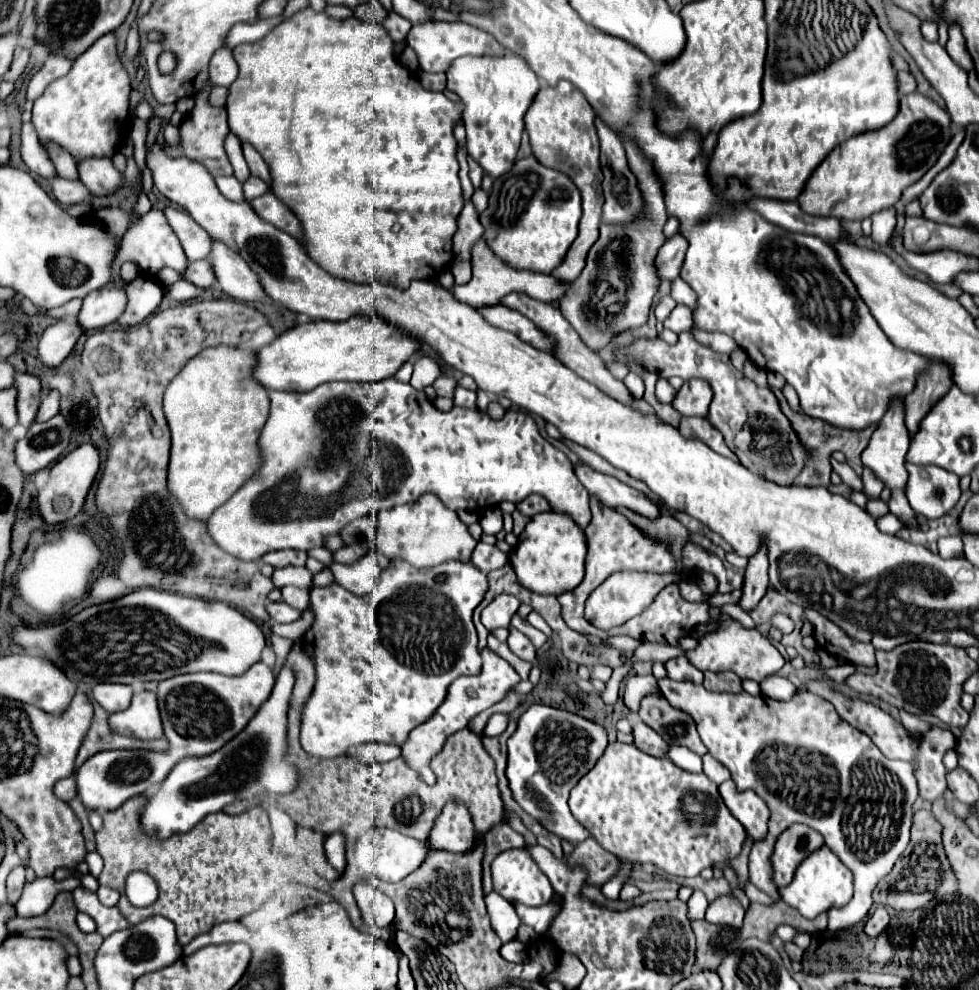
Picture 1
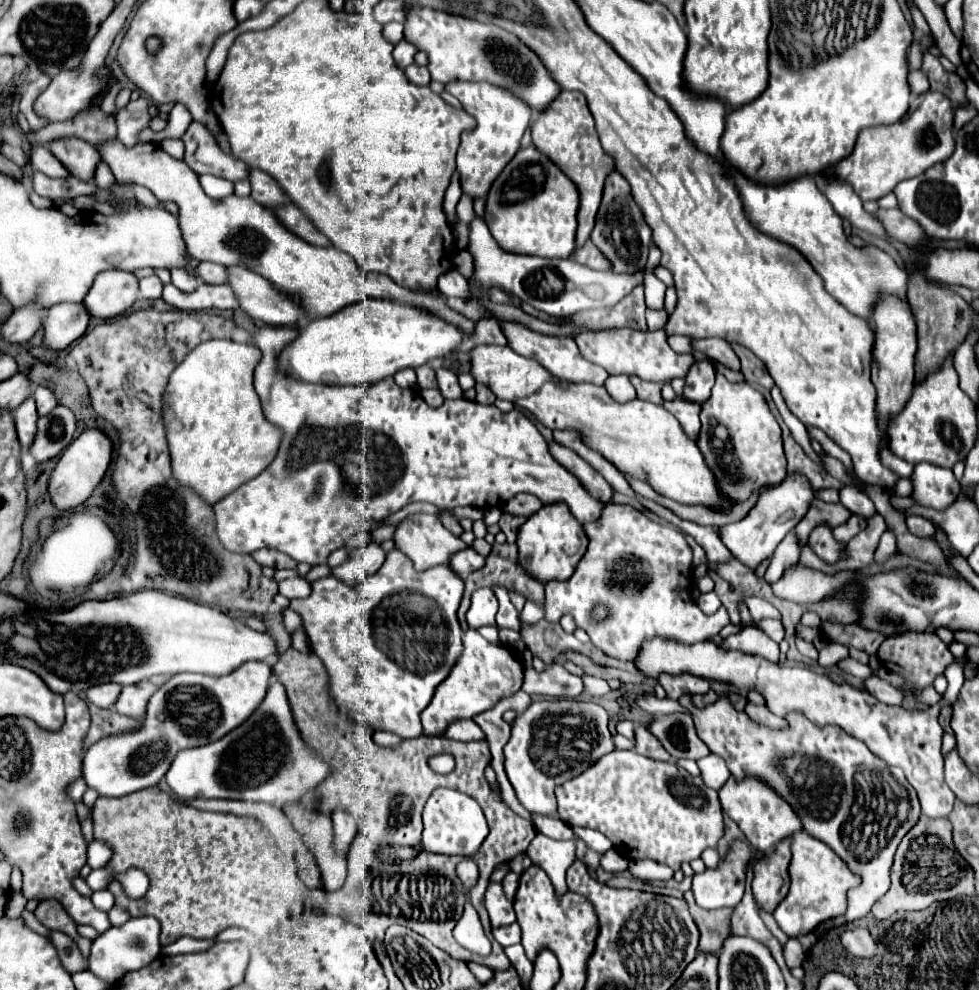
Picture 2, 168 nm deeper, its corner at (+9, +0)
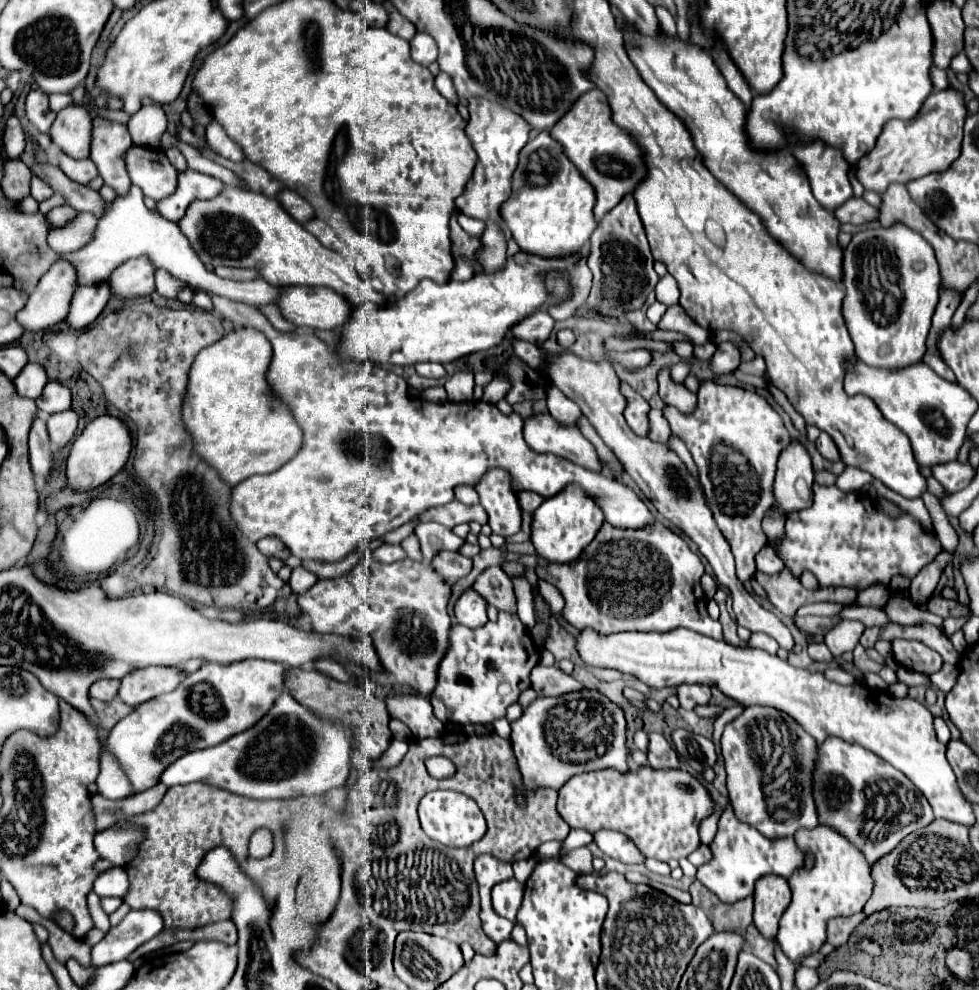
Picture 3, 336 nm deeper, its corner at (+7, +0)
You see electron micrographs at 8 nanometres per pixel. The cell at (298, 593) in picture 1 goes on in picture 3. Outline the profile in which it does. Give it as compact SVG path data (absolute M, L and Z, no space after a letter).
M298 567L298 569L294 569L292 571L292 577L290 577L290 587L292 587L292 591L294 593L304 593L304 591L308 591L314 583L318 581L318 577L316 575L312 575L310 571L306 571L304 567Z

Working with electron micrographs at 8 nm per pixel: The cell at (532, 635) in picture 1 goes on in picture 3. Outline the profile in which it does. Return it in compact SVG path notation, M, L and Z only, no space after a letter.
M500 567L486 569L476 579L474 589L498 611L500 609L512 609L512 613L516 613L516 597L514 597L512 581Z

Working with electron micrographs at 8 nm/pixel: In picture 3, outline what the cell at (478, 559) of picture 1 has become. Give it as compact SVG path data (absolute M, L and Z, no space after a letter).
M442 551L434 557L432 567L452 585L472 571L472 559L464 557L458 551Z

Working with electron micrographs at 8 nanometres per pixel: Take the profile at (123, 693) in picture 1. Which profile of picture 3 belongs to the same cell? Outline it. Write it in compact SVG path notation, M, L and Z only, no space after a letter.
M102 679L90 687L90 697L100 701L112 701L118 695L120 681L118 679Z

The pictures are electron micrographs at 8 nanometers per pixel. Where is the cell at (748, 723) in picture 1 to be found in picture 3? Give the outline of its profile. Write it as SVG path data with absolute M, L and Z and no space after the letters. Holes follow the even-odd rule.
M826 737L826 741L818 745L816 755L818 755L818 759L816 759L816 769L814 769L814 779L812 779L812 795L816 801L818 823L828 825L828 827L836 829L840 835L848 837L848 841L852 841L852 845L856 845L864 853L864 857L868 859L870 865L874 865L880 857L888 855L906 835L910 835L912 831L926 827L928 823L934 821L932 807L928 805L924 795L912 785L912 781L904 773L900 773L898 769L894 769L892 765L882 761L872 751L858 747L858 745L848 745L846 741L840 741L838 737ZM880 777L892 777L892 781L896 781L896 785L900 785L900 789L904 789L904 793L908 793L908 797L916 797L916 817L912 817L912 821L908 821L908 829L896 829L896 833L892 833L892 837L886 837L884 841L868 843L868 839L860 833L860 825L864 825L864 809L868 805L868 801L864 797L864 785L868 785L868 781L878 781Z

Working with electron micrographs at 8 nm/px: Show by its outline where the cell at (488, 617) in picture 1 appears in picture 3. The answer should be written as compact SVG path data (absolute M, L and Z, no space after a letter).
M468 589L462 593L462 597L454 607L456 621L466 627L480 627L488 623L486 609L488 609L488 603L480 597L480 593L474 593L474 589Z

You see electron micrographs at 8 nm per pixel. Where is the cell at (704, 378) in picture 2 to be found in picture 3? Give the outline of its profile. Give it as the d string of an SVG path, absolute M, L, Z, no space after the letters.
M720 343L710 367L714 371L714 375L724 375L724 373L732 373L736 367L740 365L740 353L732 343Z

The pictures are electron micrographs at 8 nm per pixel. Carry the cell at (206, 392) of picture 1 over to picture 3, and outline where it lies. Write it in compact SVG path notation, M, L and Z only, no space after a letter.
M236 329L234 333L222 337L220 341L204 347L196 361L192 363L190 377L188 377L188 389L182 405L182 421L184 427L190 431L194 439L194 449L200 455L202 461L212 465L216 473L220 473L220 479L226 485L236 487L240 481L260 475L260 473L272 473L280 469L286 461L290 461L302 445L302 431L296 425L290 411L272 395L272 391L266 385L266 369L272 357L272 345L266 341L266 337L256 329Z

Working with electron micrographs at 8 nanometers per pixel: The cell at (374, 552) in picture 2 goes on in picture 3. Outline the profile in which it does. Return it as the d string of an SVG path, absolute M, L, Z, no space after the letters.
M380 545L378 549L372 551L372 559L378 563L394 563L404 557L406 557L406 553L400 545Z

